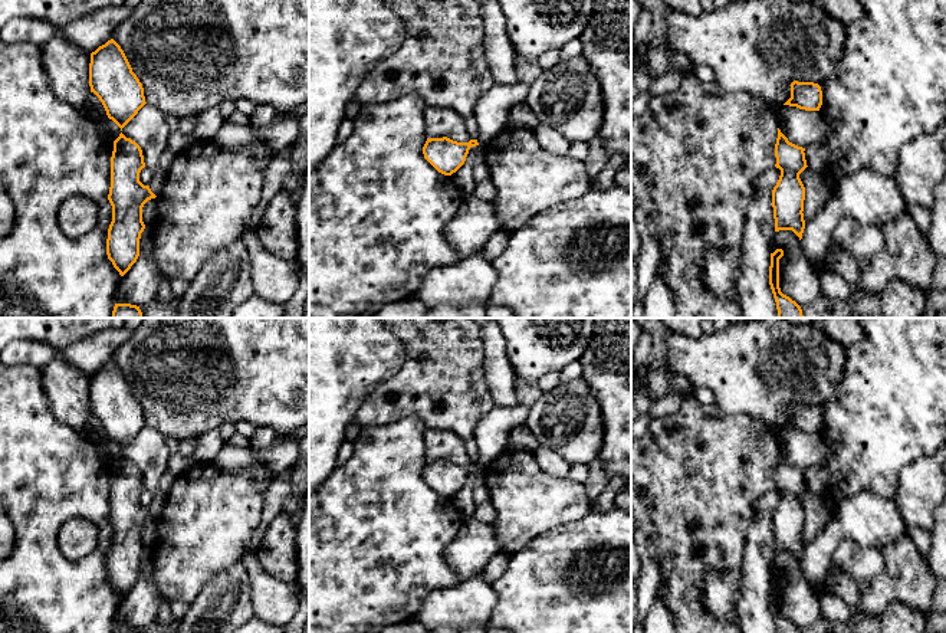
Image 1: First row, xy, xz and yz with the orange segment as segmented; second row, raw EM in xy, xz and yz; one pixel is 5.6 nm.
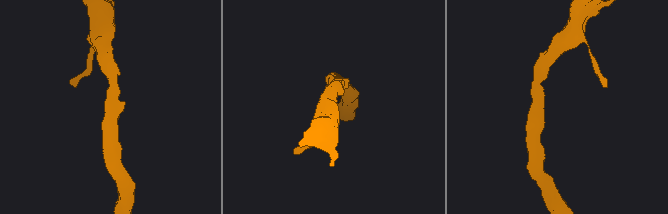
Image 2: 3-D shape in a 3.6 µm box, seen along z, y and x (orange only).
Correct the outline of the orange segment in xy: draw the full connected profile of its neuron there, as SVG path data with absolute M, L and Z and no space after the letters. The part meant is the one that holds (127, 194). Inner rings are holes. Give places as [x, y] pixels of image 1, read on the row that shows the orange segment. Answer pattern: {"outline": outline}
{"outline": "M122 132L114 141L111 157L111 187L108 200L112 206L112 222L108 229L106 255L114 268L124 276L139 256L139 239L145 229L144 204L155 199L150 186L139 181L145 167L141 147Z"}

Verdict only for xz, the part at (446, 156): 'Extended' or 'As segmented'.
As segmented

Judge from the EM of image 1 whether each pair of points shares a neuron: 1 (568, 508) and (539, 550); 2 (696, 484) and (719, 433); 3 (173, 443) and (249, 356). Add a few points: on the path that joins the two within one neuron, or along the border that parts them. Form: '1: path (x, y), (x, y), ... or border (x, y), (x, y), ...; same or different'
1: border (587, 514), (542, 531), (526, 544); different
2: path (699, 471), (700, 453), (706, 446); same
3: border (166, 436), (174, 436), (178, 440); different

